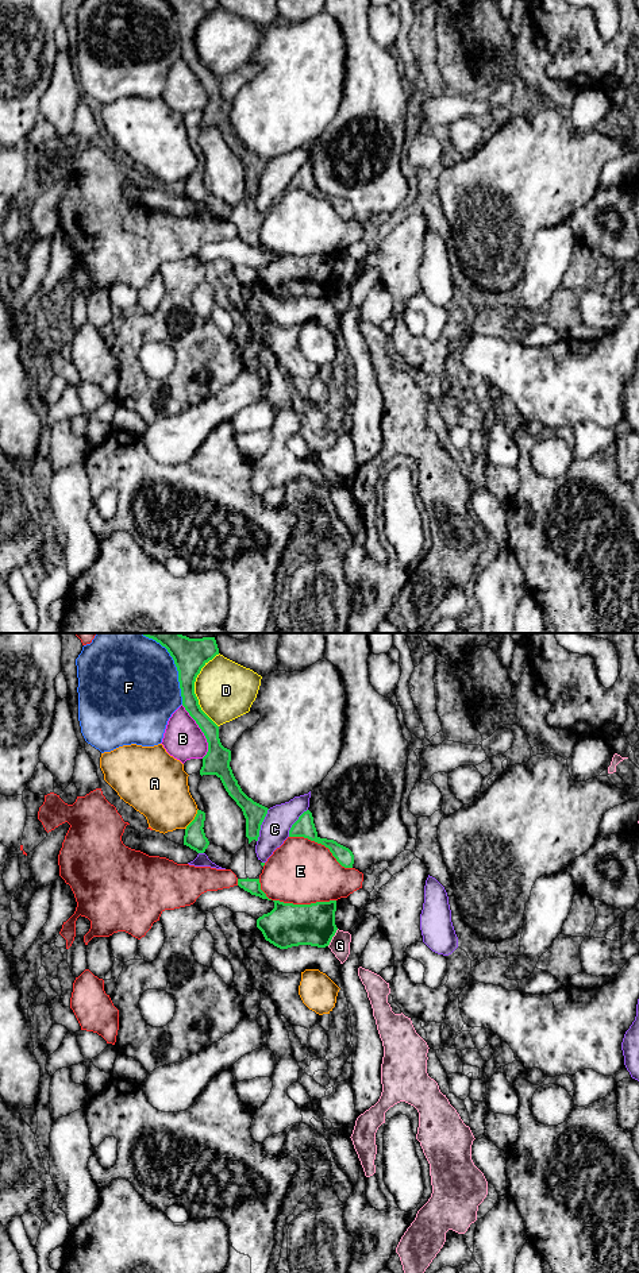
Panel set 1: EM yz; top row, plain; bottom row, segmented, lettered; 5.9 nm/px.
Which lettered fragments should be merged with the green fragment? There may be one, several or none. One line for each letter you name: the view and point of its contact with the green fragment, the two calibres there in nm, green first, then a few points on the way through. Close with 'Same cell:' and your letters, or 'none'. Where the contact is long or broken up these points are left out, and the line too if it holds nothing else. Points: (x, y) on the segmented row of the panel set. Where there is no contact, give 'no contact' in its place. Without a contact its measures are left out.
Same cell: none

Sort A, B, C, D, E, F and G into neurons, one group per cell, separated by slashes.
A / B / C / D / E / F / G

